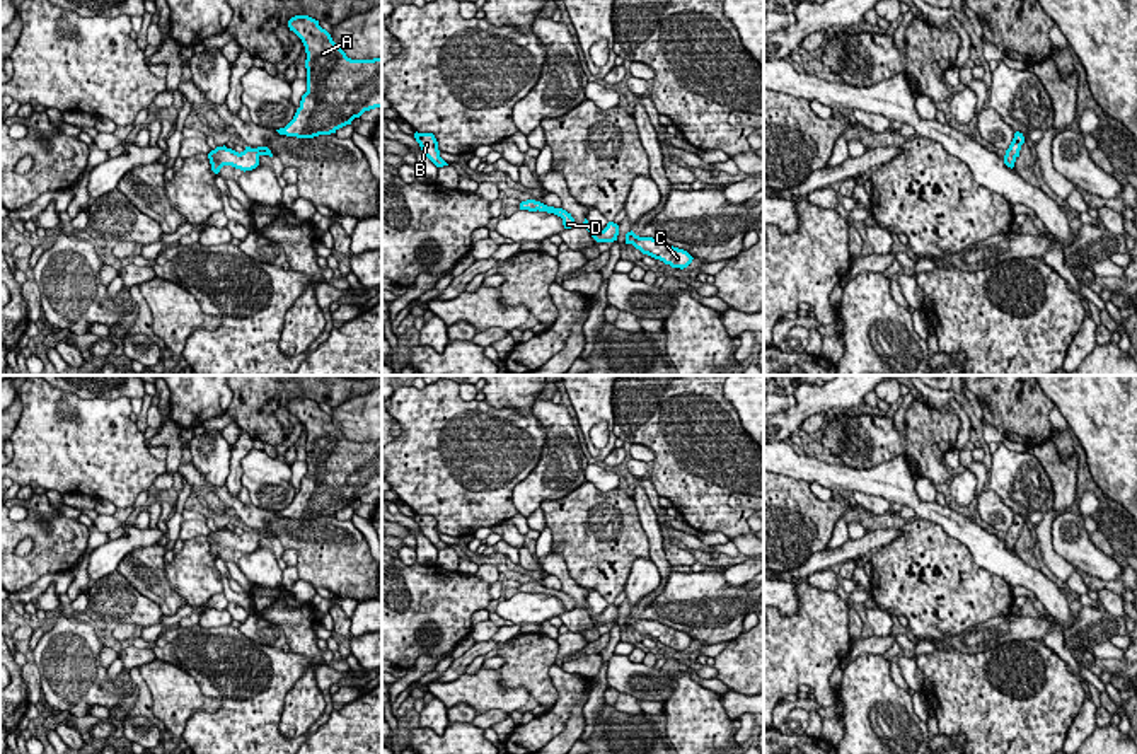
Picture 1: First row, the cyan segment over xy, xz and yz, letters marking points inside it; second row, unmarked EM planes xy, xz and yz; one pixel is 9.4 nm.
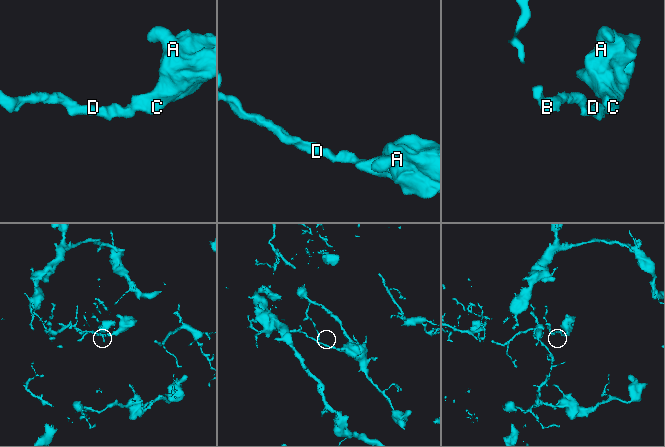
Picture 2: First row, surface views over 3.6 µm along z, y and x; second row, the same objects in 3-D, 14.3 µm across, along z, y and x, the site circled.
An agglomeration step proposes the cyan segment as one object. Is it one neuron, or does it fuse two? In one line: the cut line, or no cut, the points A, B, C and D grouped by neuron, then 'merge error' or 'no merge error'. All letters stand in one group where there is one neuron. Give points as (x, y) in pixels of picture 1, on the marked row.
no cut; A B C D; no merge error

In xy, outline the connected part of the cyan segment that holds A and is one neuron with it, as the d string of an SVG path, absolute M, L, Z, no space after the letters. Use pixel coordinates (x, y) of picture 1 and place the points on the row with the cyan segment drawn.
M309 15L291 17L288 27L305 46L307 92L293 119L276 130L280 135L331 135L365 111L382 109L382 56L348 58L319 20Z

